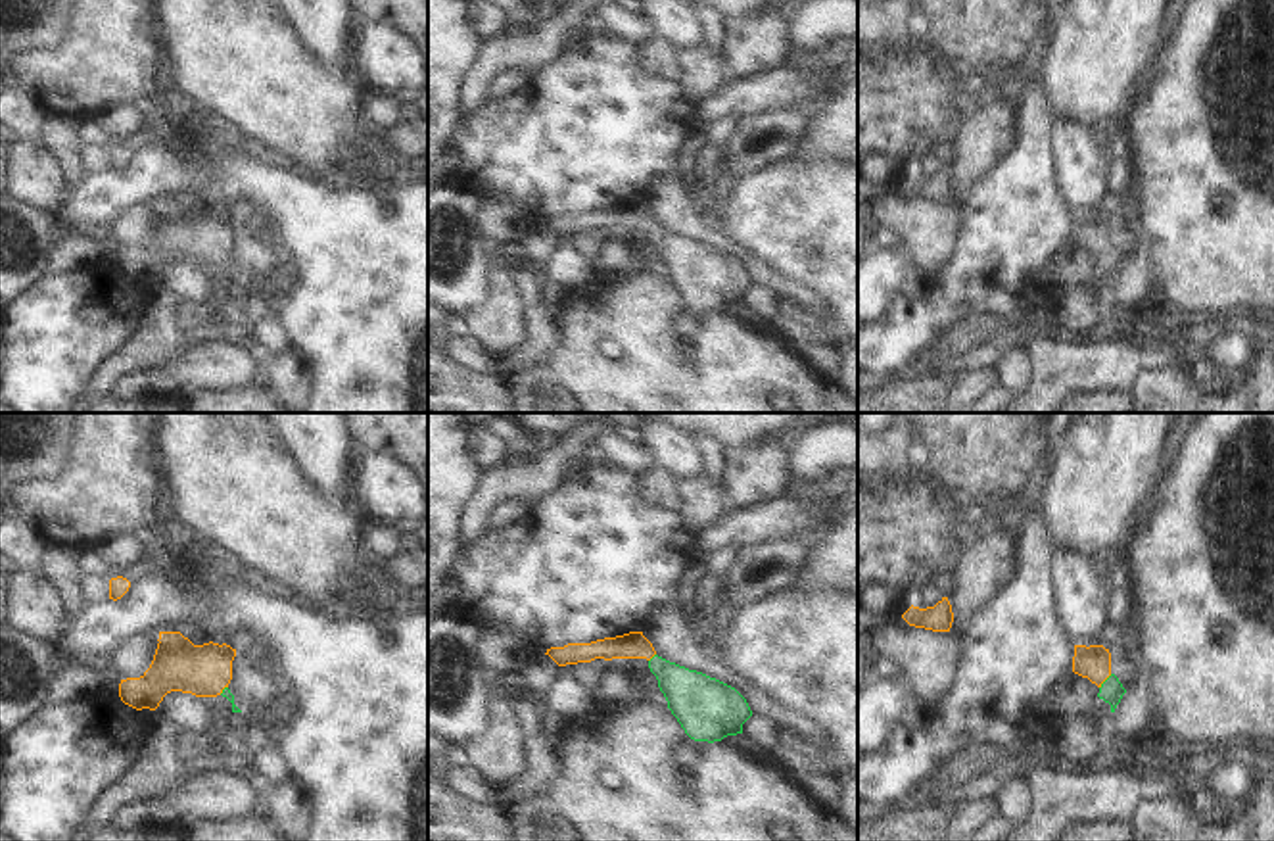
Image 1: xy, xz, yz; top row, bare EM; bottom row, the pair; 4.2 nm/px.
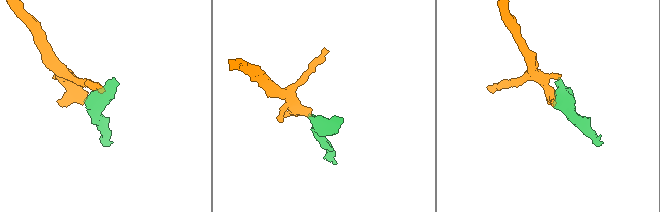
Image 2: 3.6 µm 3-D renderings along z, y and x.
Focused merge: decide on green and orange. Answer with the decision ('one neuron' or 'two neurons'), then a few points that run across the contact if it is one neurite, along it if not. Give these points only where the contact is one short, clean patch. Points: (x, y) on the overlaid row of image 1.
one neuron; line yz (1111, 690), (1104, 682), (1094, 663)

